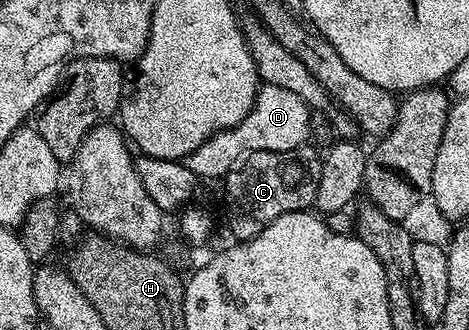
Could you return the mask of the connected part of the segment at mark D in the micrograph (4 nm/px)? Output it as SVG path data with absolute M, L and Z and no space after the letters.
M264 83L261 88L254 95L252 107L240 124L212 135L188 155L188 166L201 180L223 180L233 161L248 151L295 151L303 148L314 118L308 104L298 97L298 93L290 93L290 89L282 89L273 83Z

